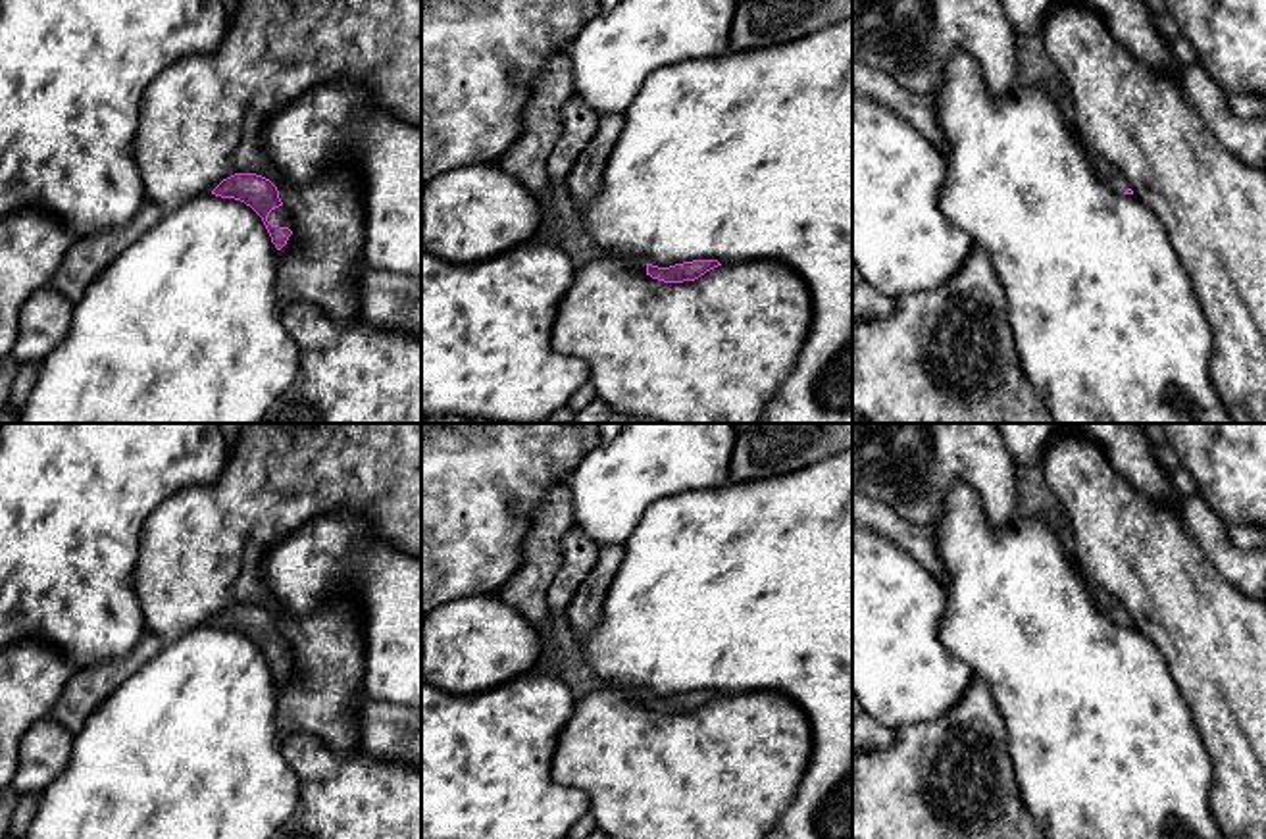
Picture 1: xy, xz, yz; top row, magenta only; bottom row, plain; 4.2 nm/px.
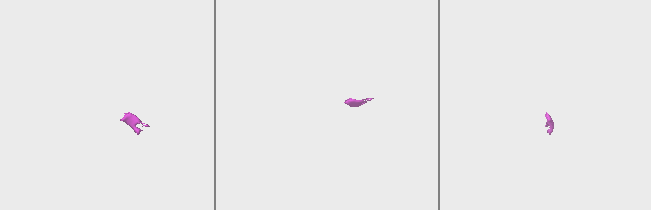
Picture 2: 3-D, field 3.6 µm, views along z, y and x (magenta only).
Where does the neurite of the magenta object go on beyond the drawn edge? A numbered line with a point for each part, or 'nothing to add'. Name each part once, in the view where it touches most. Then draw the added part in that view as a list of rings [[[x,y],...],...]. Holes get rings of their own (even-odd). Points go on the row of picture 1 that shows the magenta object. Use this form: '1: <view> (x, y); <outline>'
1: xy (279, 216); [[[279,206],[269,212],[267,221],[271,225],[289,227],[292,231],[287,244],[279,250],[283,254],[289,254],[298,244],[298,237],[294,235],[296,221],[291,217],[291,212],[285,206]]]
2: yz (1113, 177); [[[1091,154],[1091,164],[1093,164],[1095,175],[1114,192],[1124,194],[1129,189],[1129,183],[1124,177],[1124,173],[1116,169],[1108,160]]]

